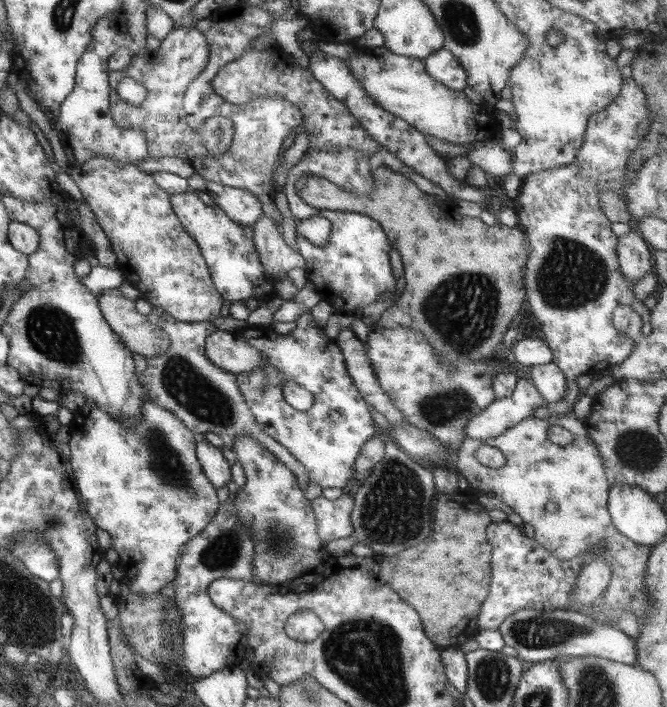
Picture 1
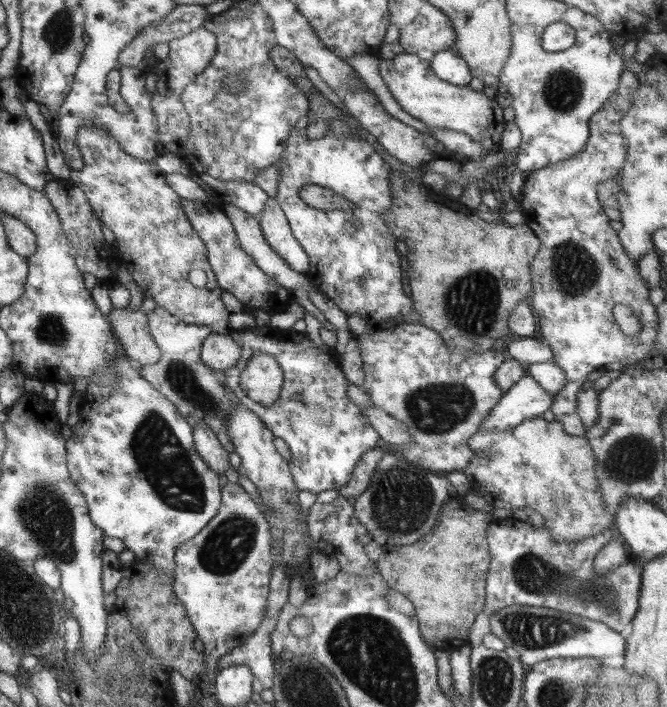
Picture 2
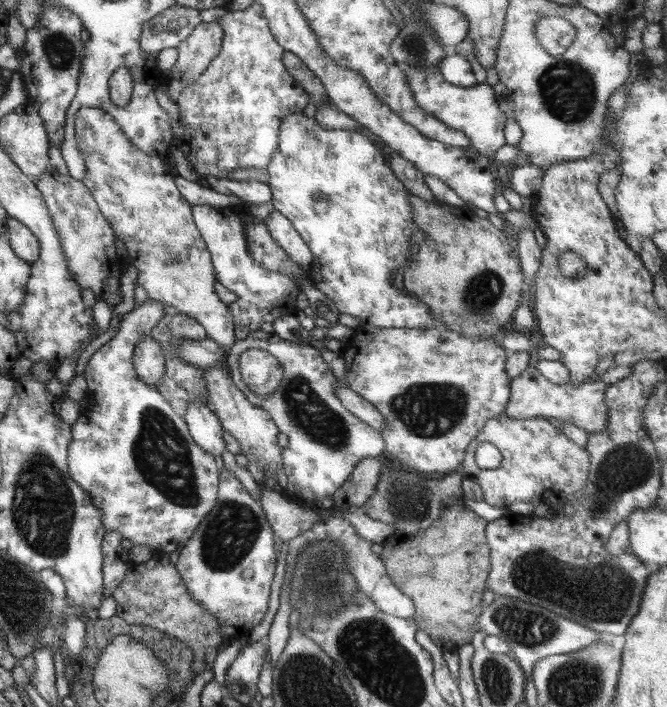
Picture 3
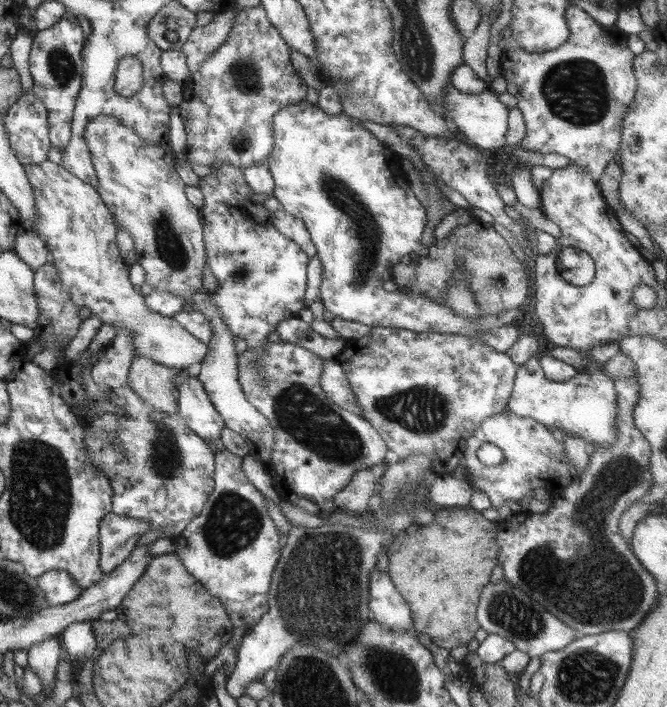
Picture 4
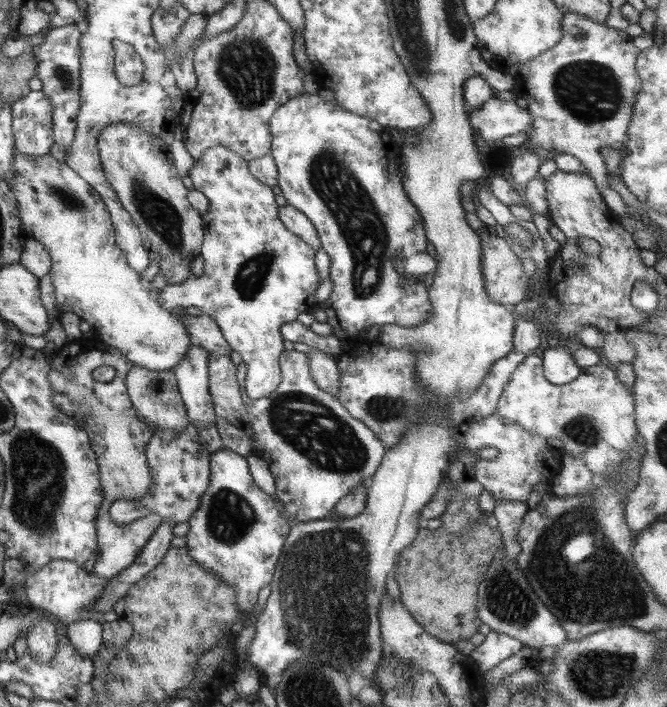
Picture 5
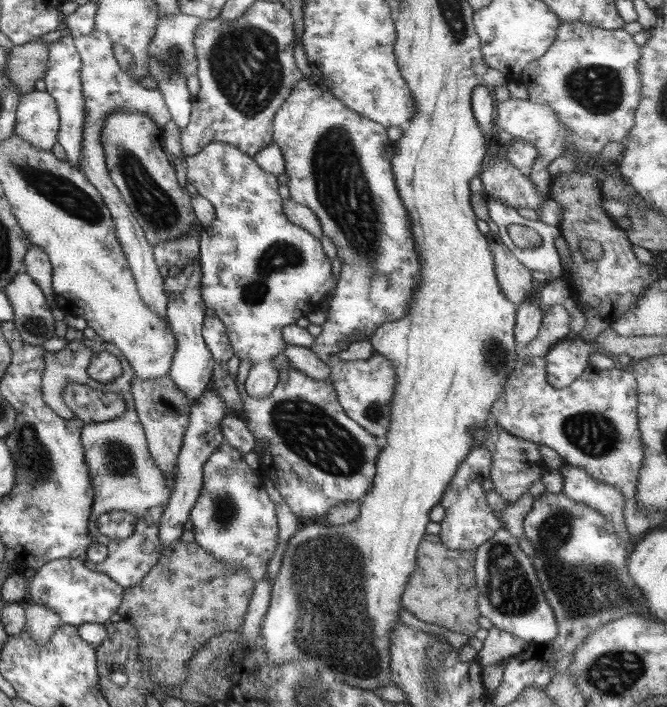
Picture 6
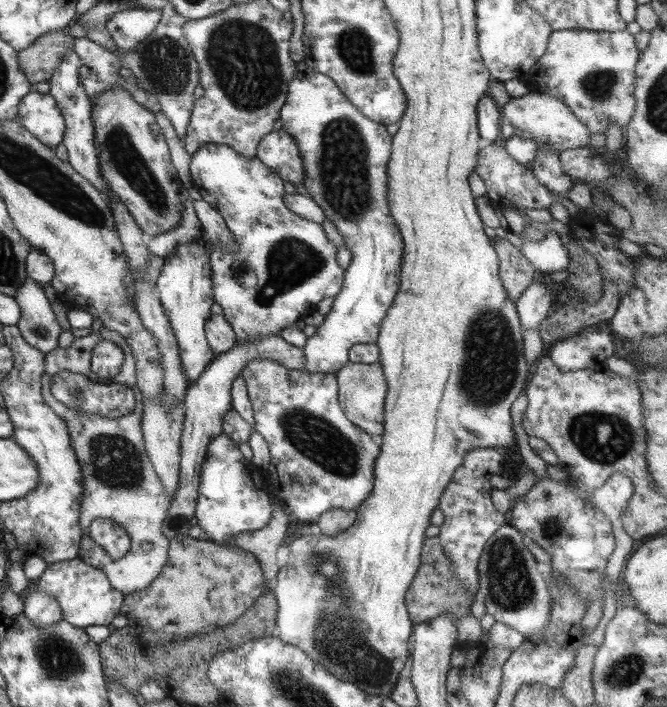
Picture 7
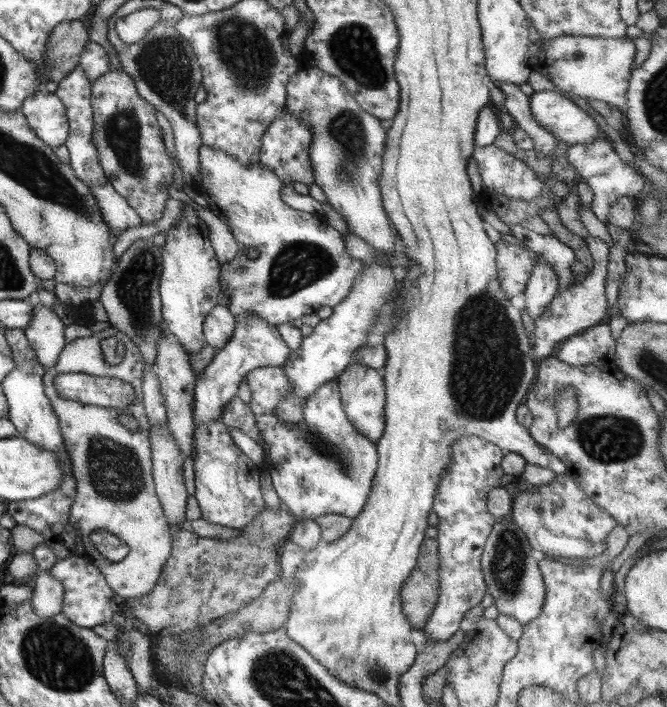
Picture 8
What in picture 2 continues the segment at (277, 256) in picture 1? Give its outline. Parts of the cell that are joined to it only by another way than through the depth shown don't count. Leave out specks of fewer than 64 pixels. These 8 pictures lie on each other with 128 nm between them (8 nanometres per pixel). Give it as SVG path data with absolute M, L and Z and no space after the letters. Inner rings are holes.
M269 197L258 219L266 243L284 258L291 269L306 272L310 268L310 255L302 250L302 246L291 231L288 219L285 218L274 197Z

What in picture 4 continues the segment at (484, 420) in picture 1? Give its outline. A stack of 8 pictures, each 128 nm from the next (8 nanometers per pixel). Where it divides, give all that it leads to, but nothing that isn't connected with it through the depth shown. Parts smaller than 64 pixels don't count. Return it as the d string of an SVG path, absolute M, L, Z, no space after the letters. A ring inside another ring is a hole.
M539 356L517 367L515 383L508 399L510 412L531 418L542 426L558 428L565 436L578 435L593 446L612 446L616 435L614 422L618 414L614 379L602 371L581 371L568 382L554 382L545 377Z

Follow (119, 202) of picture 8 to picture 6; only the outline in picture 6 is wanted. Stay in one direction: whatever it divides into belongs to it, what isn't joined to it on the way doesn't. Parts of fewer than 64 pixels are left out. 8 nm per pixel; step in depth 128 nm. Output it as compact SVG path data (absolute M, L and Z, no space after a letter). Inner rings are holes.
M69 33L49 44L48 54L47 72L42 82L45 84L44 91L55 99L59 113L60 127L57 144L64 148L67 161L78 169L78 166L80 166L80 152L83 148L86 112L81 82L82 61L75 46L74 34Z

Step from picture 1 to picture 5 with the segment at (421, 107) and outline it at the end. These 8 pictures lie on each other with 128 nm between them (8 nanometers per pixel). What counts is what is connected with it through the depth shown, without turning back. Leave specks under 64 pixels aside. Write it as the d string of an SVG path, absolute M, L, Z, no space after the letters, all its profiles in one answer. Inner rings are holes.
M497 96L484 103L478 111L467 108L467 114L473 132L489 144L499 144L507 136L528 136L533 130L533 117L527 108L520 108L516 101L499 100Z

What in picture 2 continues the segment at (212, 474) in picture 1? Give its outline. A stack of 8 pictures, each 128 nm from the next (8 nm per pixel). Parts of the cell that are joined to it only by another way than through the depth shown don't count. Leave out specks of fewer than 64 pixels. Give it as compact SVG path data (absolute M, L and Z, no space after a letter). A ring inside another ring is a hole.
M200 421L198 425L194 425L193 439L195 448L206 465L218 474L222 474L222 472L226 474L227 469L231 466L228 459L229 451L222 446L216 433Z

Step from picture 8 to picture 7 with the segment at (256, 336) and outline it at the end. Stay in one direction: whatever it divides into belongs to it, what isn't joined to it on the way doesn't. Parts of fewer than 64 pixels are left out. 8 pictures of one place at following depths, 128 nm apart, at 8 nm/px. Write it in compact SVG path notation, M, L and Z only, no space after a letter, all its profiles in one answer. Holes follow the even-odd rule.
M266 335L258 337L255 342L240 342L235 344L227 352L215 355L212 362L202 371L198 380L190 384L184 394L185 419L183 424L183 433L180 440L180 470L178 490L169 506L167 516L162 522L162 532L168 538L187 534L191 527L190 519L195 516L195 506L198 500L200 488L200 471L208 443L223 433L223 420L225 414L232 408L230 389L236 376L240 376L242 368L248 364L248 360L256 358L270 358L276 360L286 368L292 370L304 370L306 358L304 352L299 347L293 346L278 335Z

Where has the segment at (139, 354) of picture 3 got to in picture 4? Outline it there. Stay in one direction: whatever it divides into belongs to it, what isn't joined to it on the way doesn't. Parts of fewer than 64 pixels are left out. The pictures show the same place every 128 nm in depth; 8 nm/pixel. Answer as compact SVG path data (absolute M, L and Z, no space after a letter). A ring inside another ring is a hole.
M144 356L134 357L130 363L128 384L148 406L158 412L175 414L177 406L177 388L174 385L174 370L162 366Z

